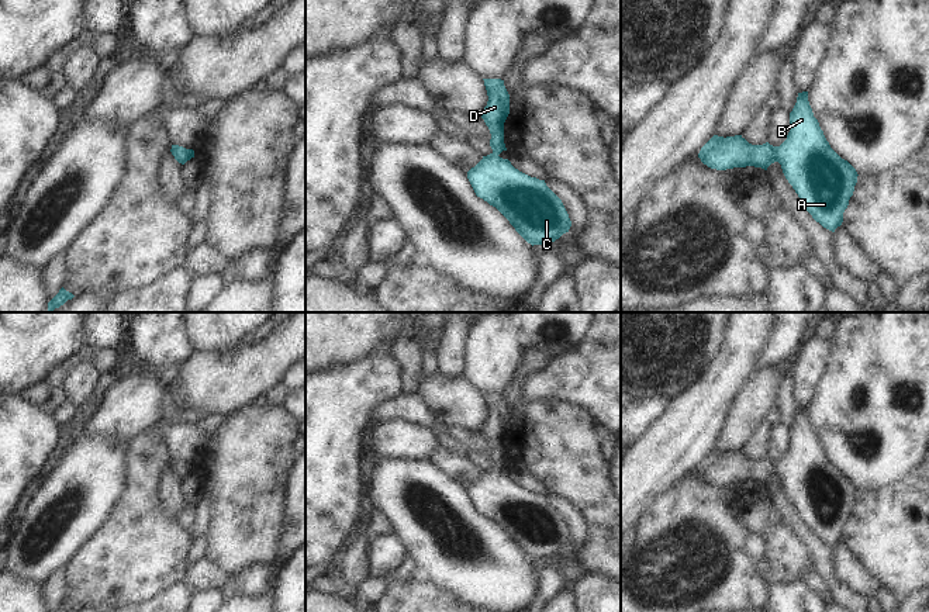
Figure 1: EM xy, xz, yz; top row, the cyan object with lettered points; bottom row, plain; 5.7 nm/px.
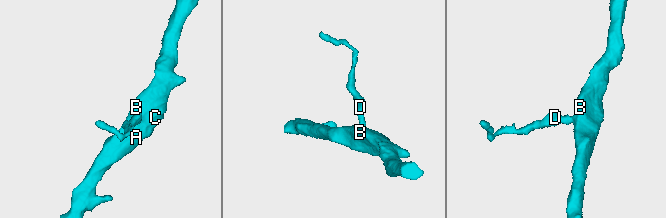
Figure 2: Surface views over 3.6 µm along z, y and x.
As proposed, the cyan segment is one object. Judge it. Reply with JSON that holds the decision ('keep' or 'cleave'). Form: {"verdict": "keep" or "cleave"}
{"verdict": "keep"}

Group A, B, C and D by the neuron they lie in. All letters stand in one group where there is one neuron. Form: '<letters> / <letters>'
A B C D

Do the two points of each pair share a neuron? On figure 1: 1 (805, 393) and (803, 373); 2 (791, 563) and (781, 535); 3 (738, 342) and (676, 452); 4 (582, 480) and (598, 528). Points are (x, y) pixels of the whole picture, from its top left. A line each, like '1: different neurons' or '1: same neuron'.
1: same neuron
2: same neuron
3: same neuron
4: same neuron

